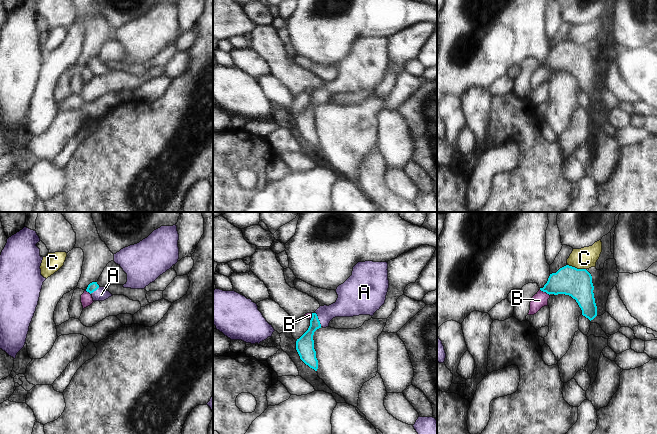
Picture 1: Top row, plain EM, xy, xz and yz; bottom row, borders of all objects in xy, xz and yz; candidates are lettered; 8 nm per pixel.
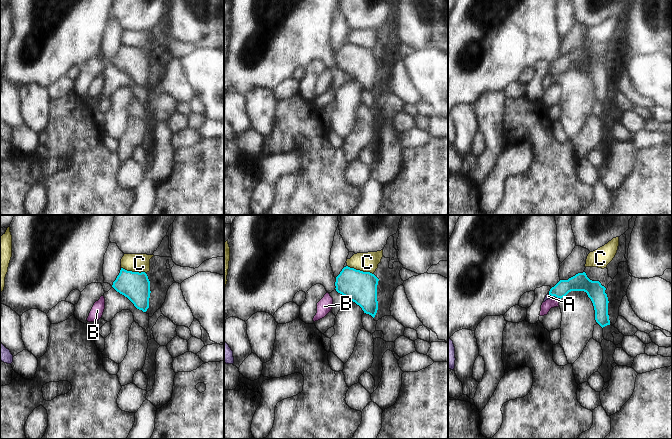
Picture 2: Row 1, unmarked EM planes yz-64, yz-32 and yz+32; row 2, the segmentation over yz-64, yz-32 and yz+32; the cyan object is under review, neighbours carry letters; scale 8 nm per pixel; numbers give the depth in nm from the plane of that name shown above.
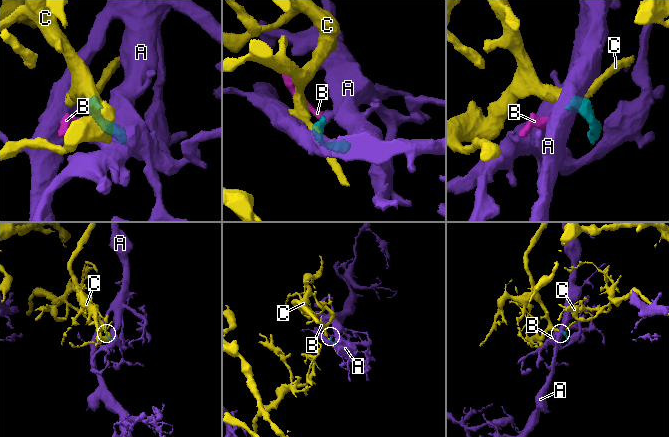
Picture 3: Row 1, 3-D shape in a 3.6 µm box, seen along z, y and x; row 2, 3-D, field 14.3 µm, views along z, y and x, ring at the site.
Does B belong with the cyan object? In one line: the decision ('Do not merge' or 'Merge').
Do not merge

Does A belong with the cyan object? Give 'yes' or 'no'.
yes

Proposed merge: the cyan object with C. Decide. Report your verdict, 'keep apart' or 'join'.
keep apart

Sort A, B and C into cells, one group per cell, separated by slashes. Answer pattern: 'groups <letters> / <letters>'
groups A / B / C

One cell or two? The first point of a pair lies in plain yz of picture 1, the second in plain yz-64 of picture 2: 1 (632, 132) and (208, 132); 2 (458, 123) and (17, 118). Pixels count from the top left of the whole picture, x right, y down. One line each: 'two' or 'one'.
1: two
2: one

